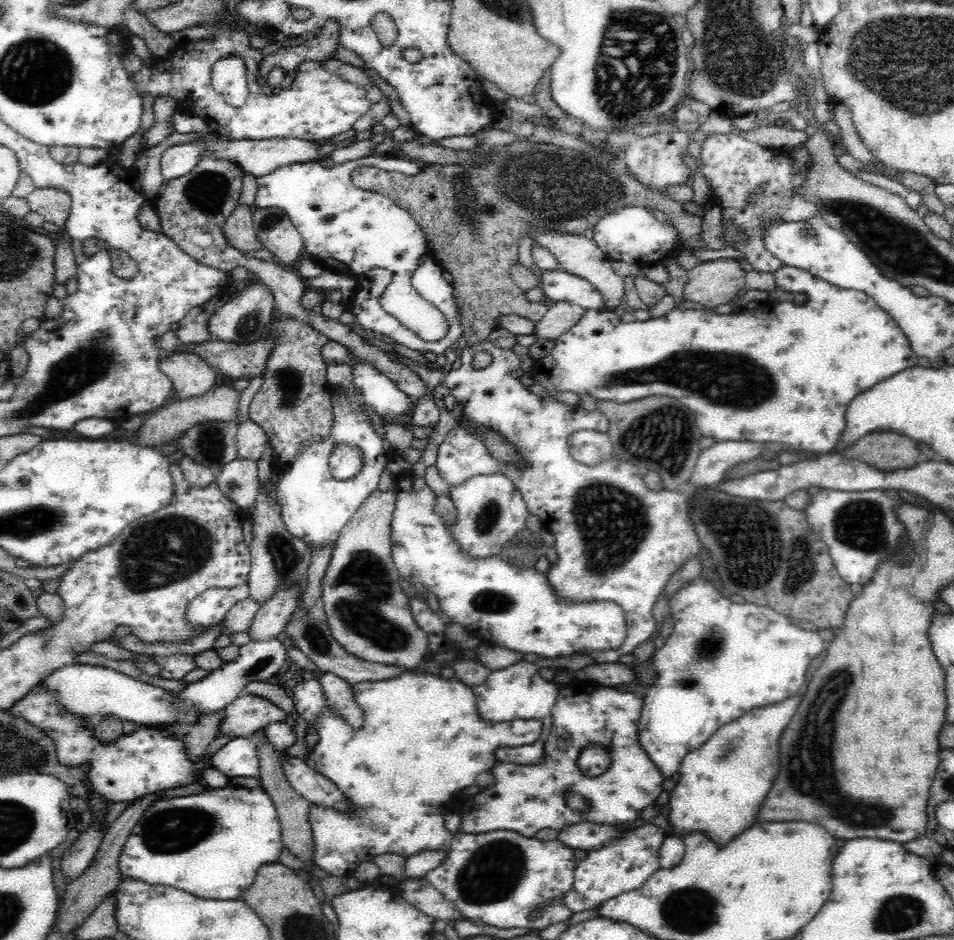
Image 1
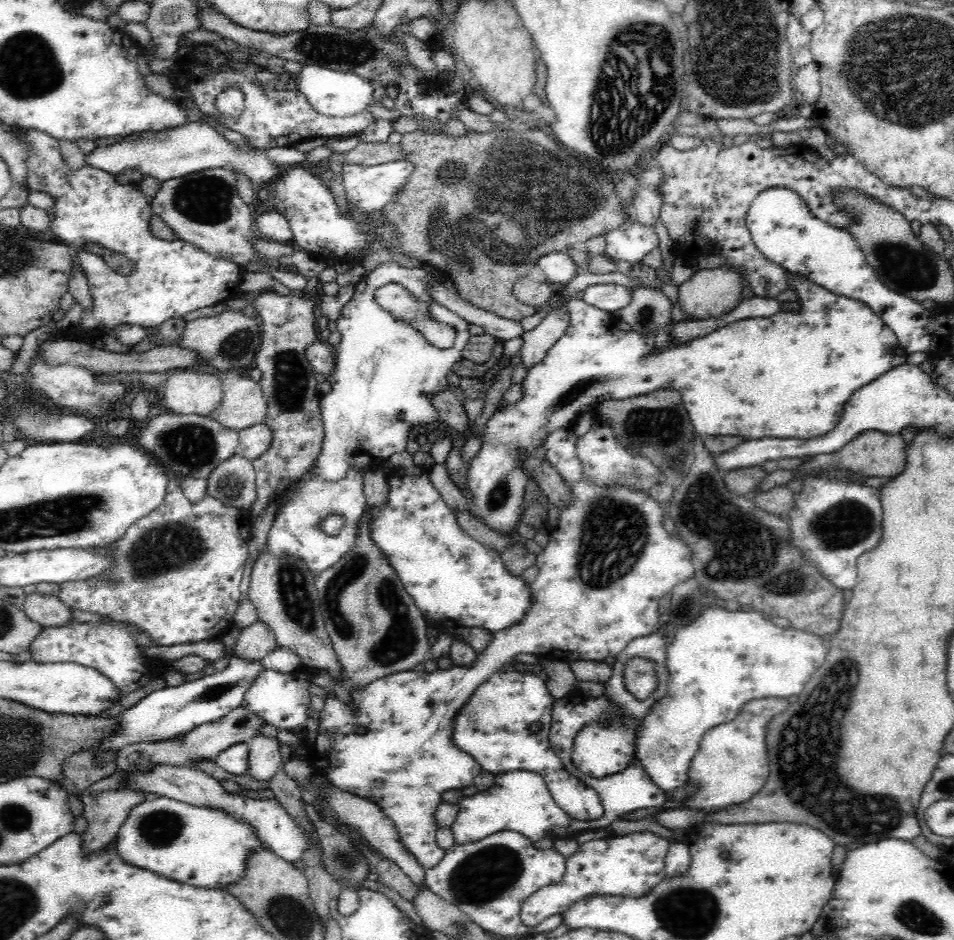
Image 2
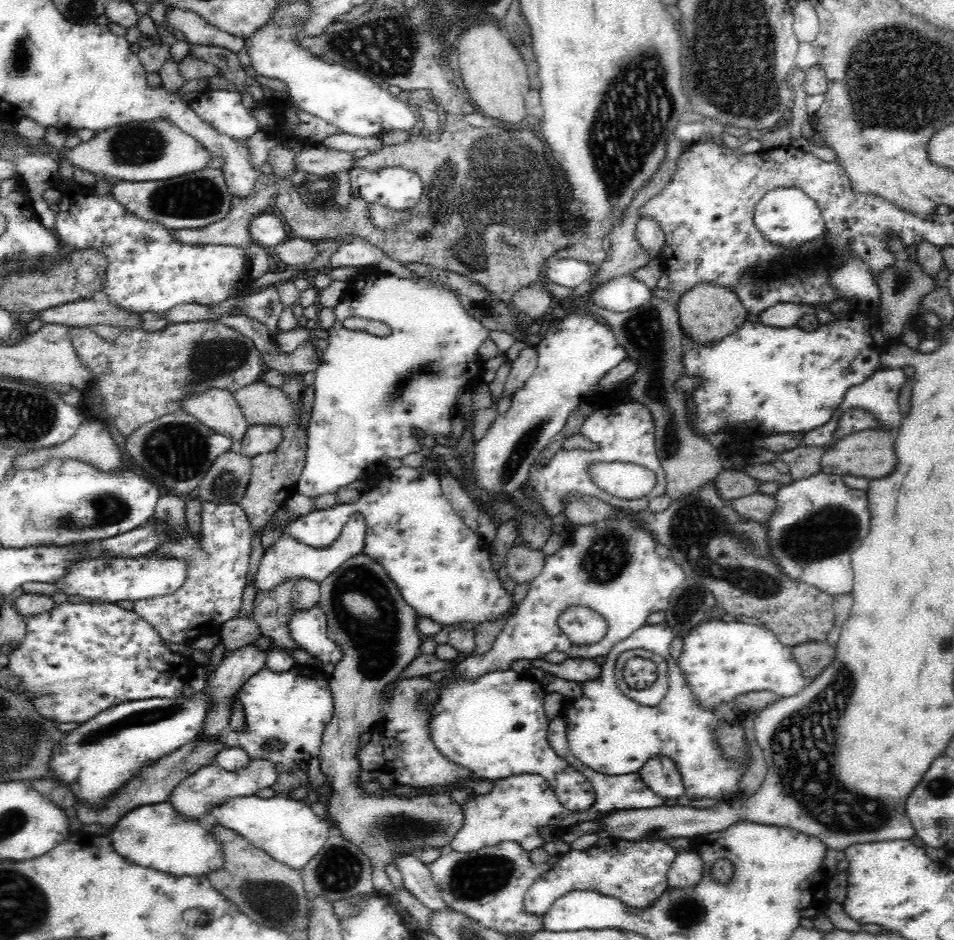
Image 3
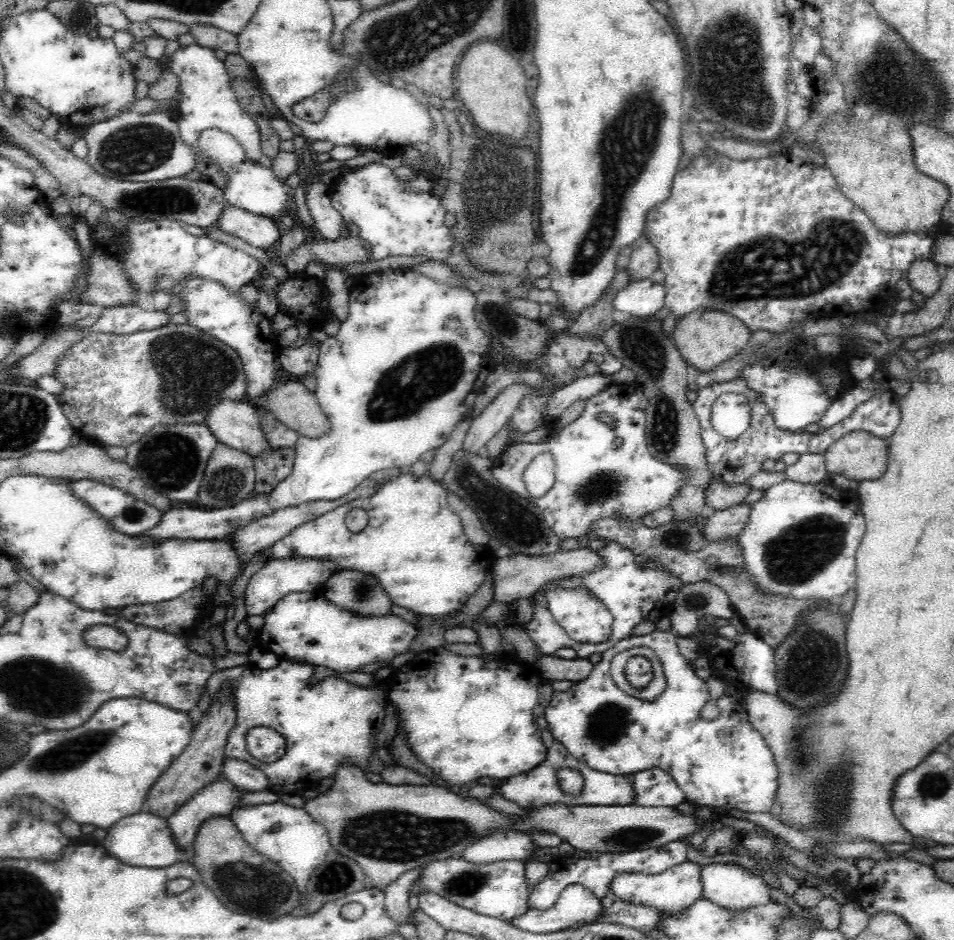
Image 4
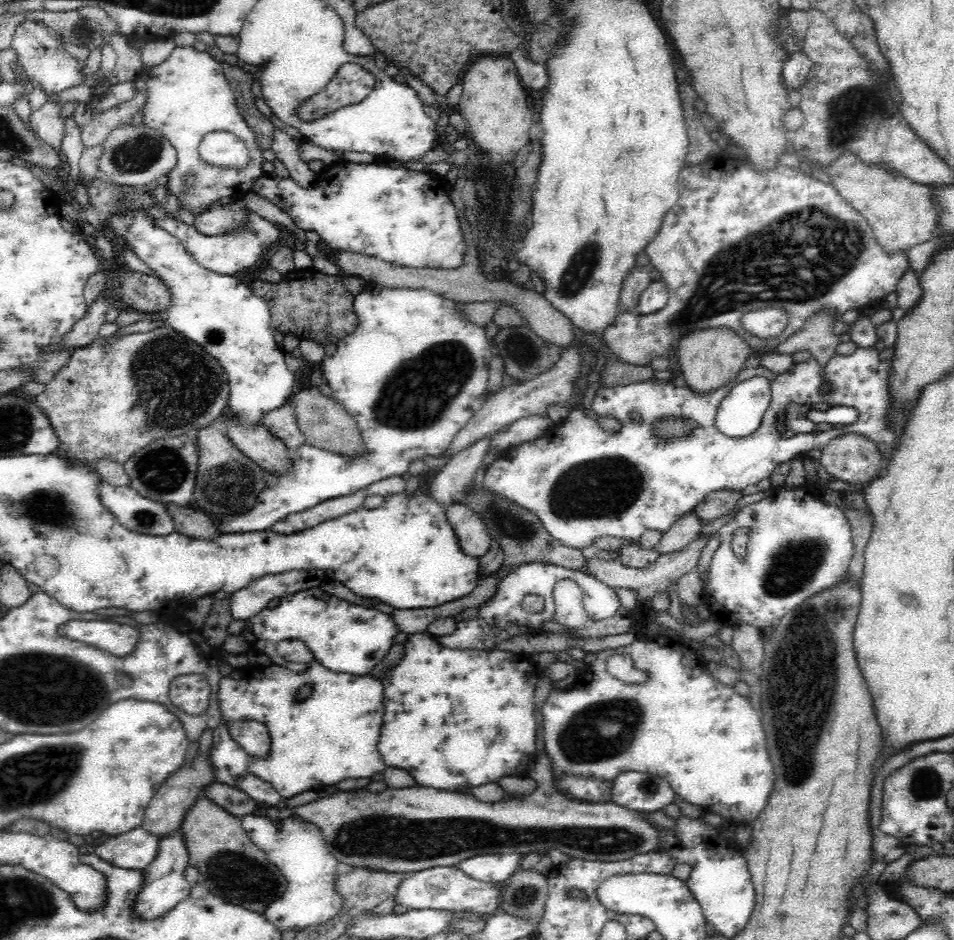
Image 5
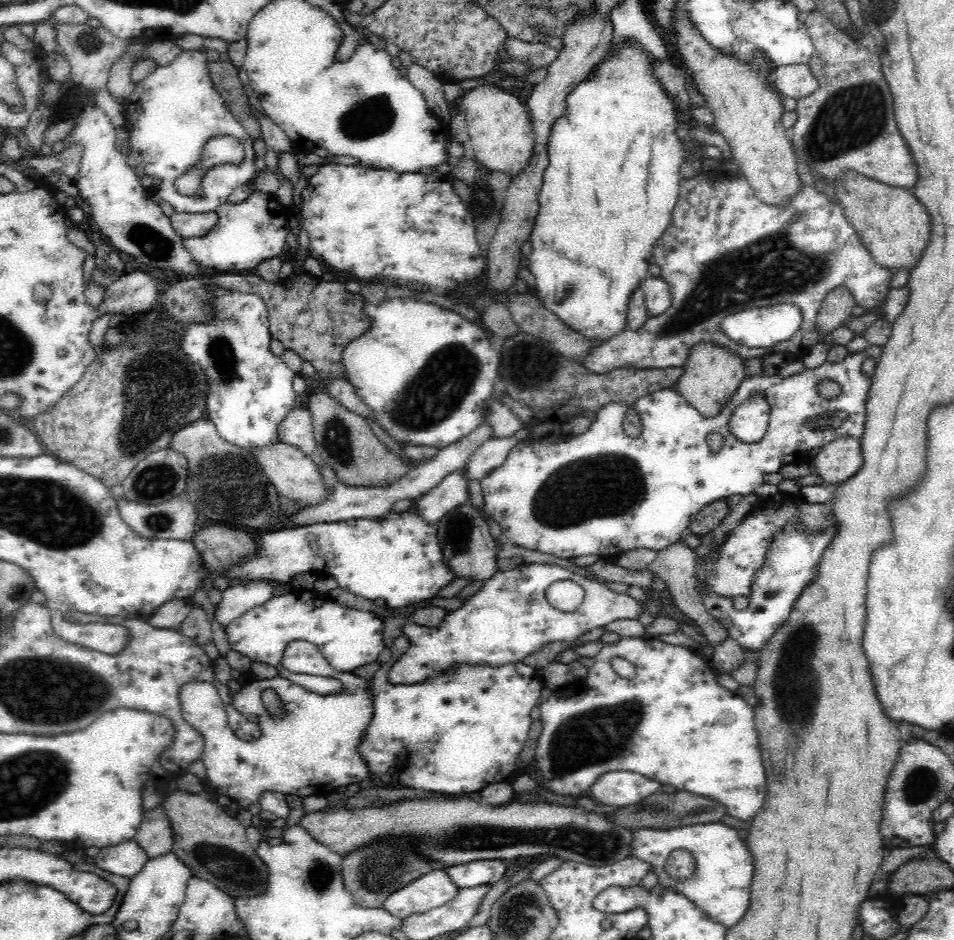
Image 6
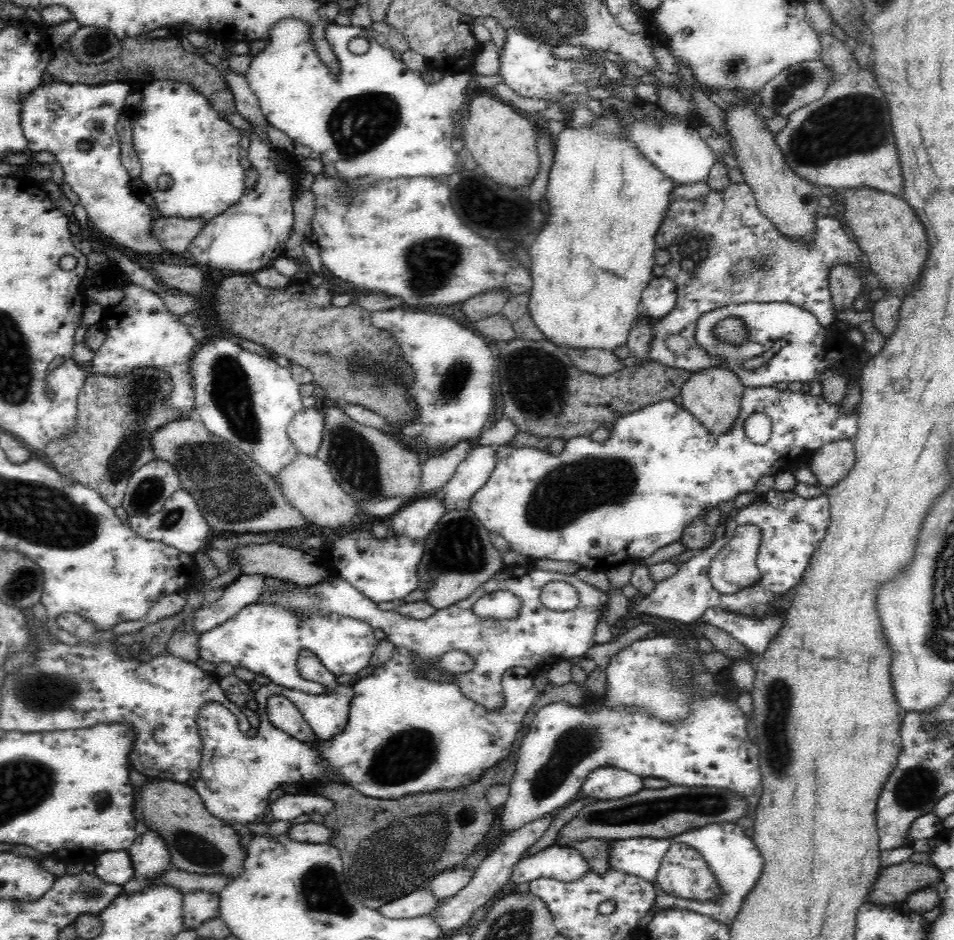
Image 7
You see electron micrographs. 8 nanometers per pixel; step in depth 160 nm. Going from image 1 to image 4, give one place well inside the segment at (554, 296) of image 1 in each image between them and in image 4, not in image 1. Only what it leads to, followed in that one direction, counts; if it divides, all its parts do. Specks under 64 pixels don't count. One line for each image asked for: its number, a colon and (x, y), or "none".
2: (608, 297)
3: (625, 293)
4: (644, 298)

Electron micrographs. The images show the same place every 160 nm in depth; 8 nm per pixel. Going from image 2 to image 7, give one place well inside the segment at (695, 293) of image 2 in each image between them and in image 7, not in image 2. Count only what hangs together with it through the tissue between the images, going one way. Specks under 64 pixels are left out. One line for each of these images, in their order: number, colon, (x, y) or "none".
3: (706, 314)
4: (706, 338)
5: (709, 359)
6: (712, 375)
7: (713, 396)

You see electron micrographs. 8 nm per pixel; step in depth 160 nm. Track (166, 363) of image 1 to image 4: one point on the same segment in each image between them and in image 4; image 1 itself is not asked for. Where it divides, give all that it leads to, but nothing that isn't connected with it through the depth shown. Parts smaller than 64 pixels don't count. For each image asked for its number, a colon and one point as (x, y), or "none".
2: (189, 393)
3: (216, 408)
4: (236, 424)

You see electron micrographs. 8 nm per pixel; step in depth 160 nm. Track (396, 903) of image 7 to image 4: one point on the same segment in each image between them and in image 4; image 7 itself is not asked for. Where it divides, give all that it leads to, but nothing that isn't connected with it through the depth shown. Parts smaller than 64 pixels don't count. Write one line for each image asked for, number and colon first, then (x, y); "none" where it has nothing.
4: (498, 890)
5: (446, 888)
6: (434, 889)

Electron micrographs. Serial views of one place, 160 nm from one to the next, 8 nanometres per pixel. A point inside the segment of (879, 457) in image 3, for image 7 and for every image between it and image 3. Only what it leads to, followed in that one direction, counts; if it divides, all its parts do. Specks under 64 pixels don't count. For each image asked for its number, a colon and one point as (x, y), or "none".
4: (859, 455)
5: (852, 458)
6: (837, 461)
7: (831, 462)

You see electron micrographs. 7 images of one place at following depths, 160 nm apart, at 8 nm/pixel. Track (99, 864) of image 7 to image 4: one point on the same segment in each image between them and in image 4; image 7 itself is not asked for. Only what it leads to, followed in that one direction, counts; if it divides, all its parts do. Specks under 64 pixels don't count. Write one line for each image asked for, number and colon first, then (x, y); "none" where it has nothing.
4: (143, 839)
5: (135, 849)
6: (126, 859)

